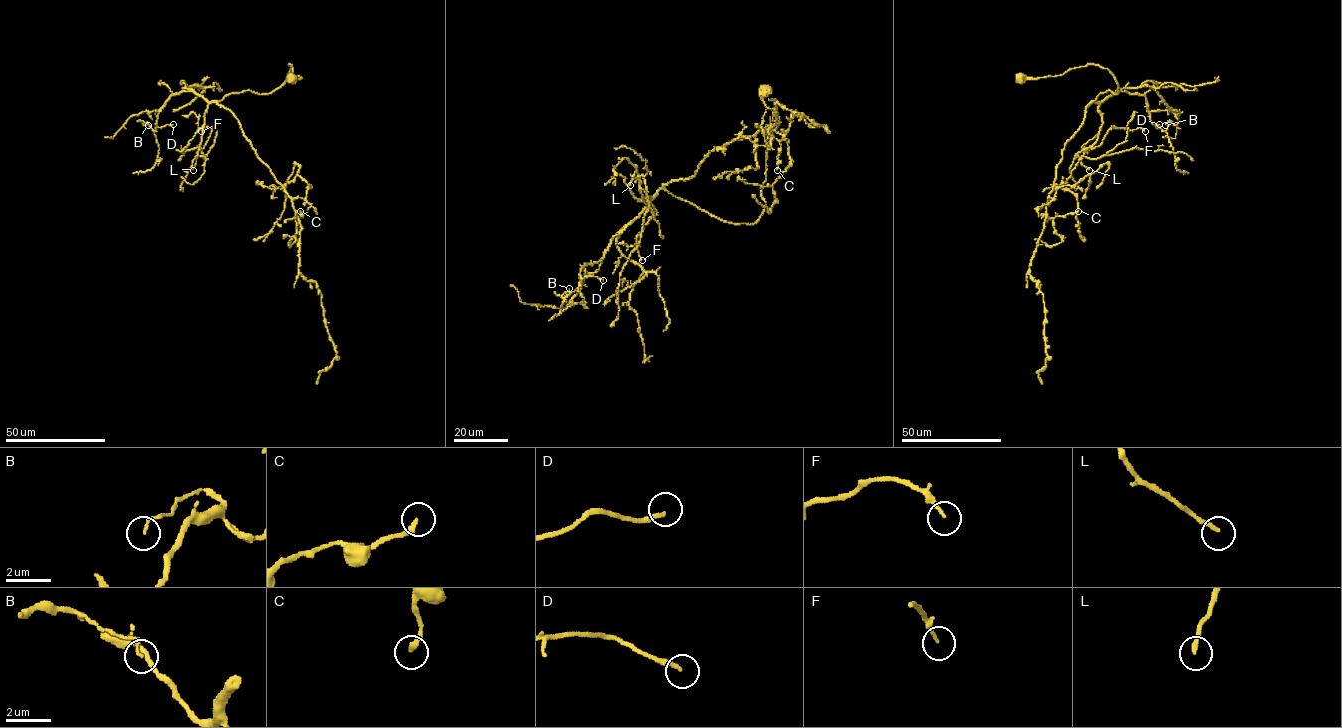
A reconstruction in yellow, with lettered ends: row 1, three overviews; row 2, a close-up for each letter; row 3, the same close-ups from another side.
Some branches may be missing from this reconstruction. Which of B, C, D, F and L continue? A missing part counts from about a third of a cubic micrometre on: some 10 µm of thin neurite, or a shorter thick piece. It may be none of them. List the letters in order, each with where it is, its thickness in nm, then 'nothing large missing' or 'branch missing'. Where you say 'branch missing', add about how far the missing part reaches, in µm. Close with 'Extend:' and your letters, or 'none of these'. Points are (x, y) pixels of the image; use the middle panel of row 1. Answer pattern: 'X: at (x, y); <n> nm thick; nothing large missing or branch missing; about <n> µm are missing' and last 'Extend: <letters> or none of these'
B: at (569, 288); 130 nm thick; nothing large missing
C: at (777, 170); 240 nm thick; nothing large missing
D: at (603, 280); 180 nm thick; nothing large missing
F: at (642, 260); 150 nm thick; nothing large missing
L: at (630, 185); 190 nm thick; branch missing; about 15 µm are missing
Extend: L

